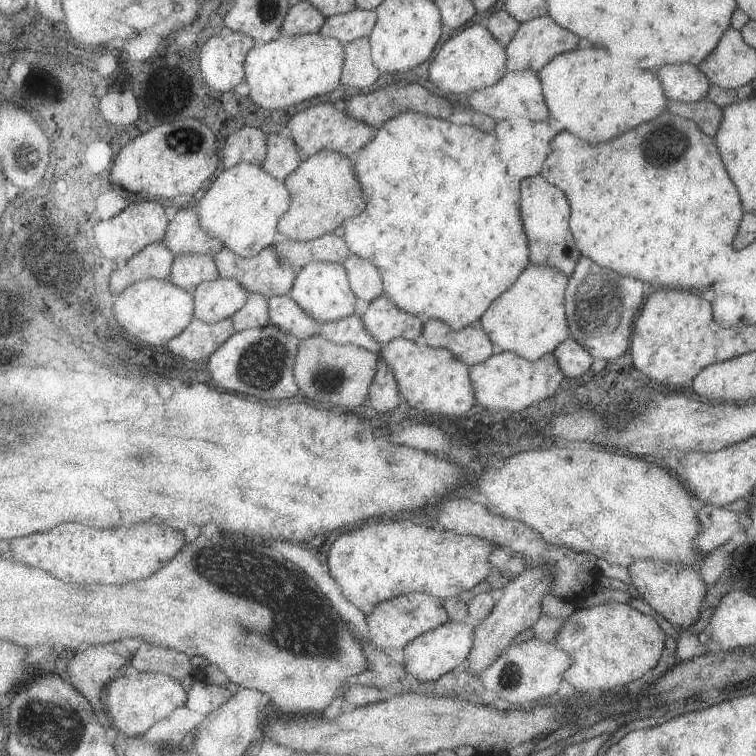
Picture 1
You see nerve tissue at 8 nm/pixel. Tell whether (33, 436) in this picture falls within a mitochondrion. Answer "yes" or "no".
yes

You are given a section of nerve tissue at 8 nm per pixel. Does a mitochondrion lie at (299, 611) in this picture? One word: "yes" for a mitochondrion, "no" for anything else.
yes

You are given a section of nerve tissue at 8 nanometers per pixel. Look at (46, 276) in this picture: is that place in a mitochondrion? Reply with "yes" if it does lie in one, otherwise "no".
yes

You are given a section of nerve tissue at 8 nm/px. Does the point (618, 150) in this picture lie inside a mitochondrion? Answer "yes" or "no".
no

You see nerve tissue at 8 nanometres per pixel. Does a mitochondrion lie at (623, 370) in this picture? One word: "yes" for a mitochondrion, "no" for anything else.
no

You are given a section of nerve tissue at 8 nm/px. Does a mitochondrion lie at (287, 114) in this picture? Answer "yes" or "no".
no

